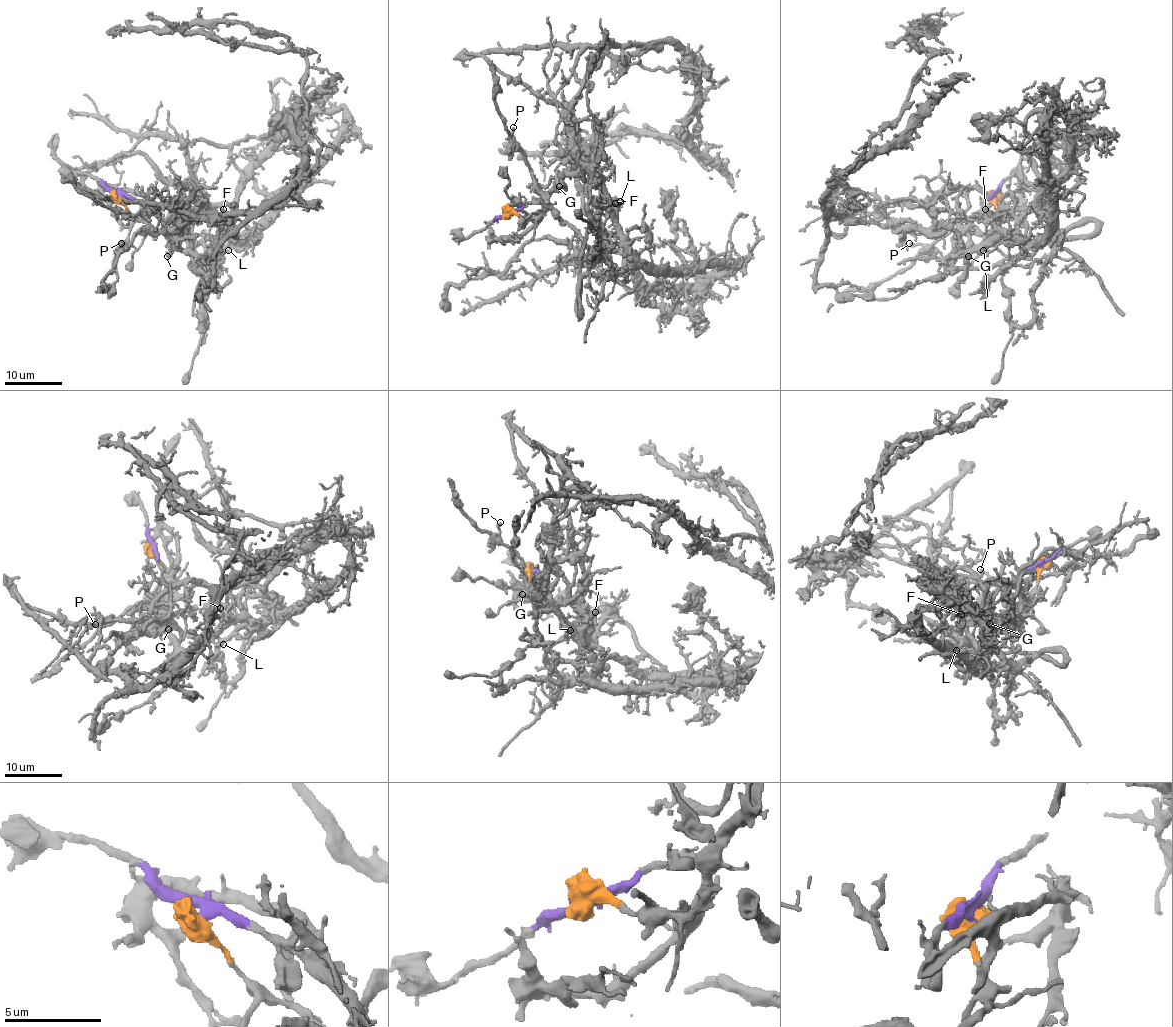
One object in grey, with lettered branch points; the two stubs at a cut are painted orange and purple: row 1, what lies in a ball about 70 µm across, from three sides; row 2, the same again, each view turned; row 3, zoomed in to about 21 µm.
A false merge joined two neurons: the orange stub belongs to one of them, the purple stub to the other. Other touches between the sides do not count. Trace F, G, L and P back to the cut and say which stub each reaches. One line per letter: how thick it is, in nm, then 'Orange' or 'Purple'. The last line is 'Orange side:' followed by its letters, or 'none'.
F: Thickness 170 nm. Purple
G: Thickness 480 nm. Purple
L: Thickness 300 nm. Purple
P: Thickness 220 nm. Orange
Orange side: P

